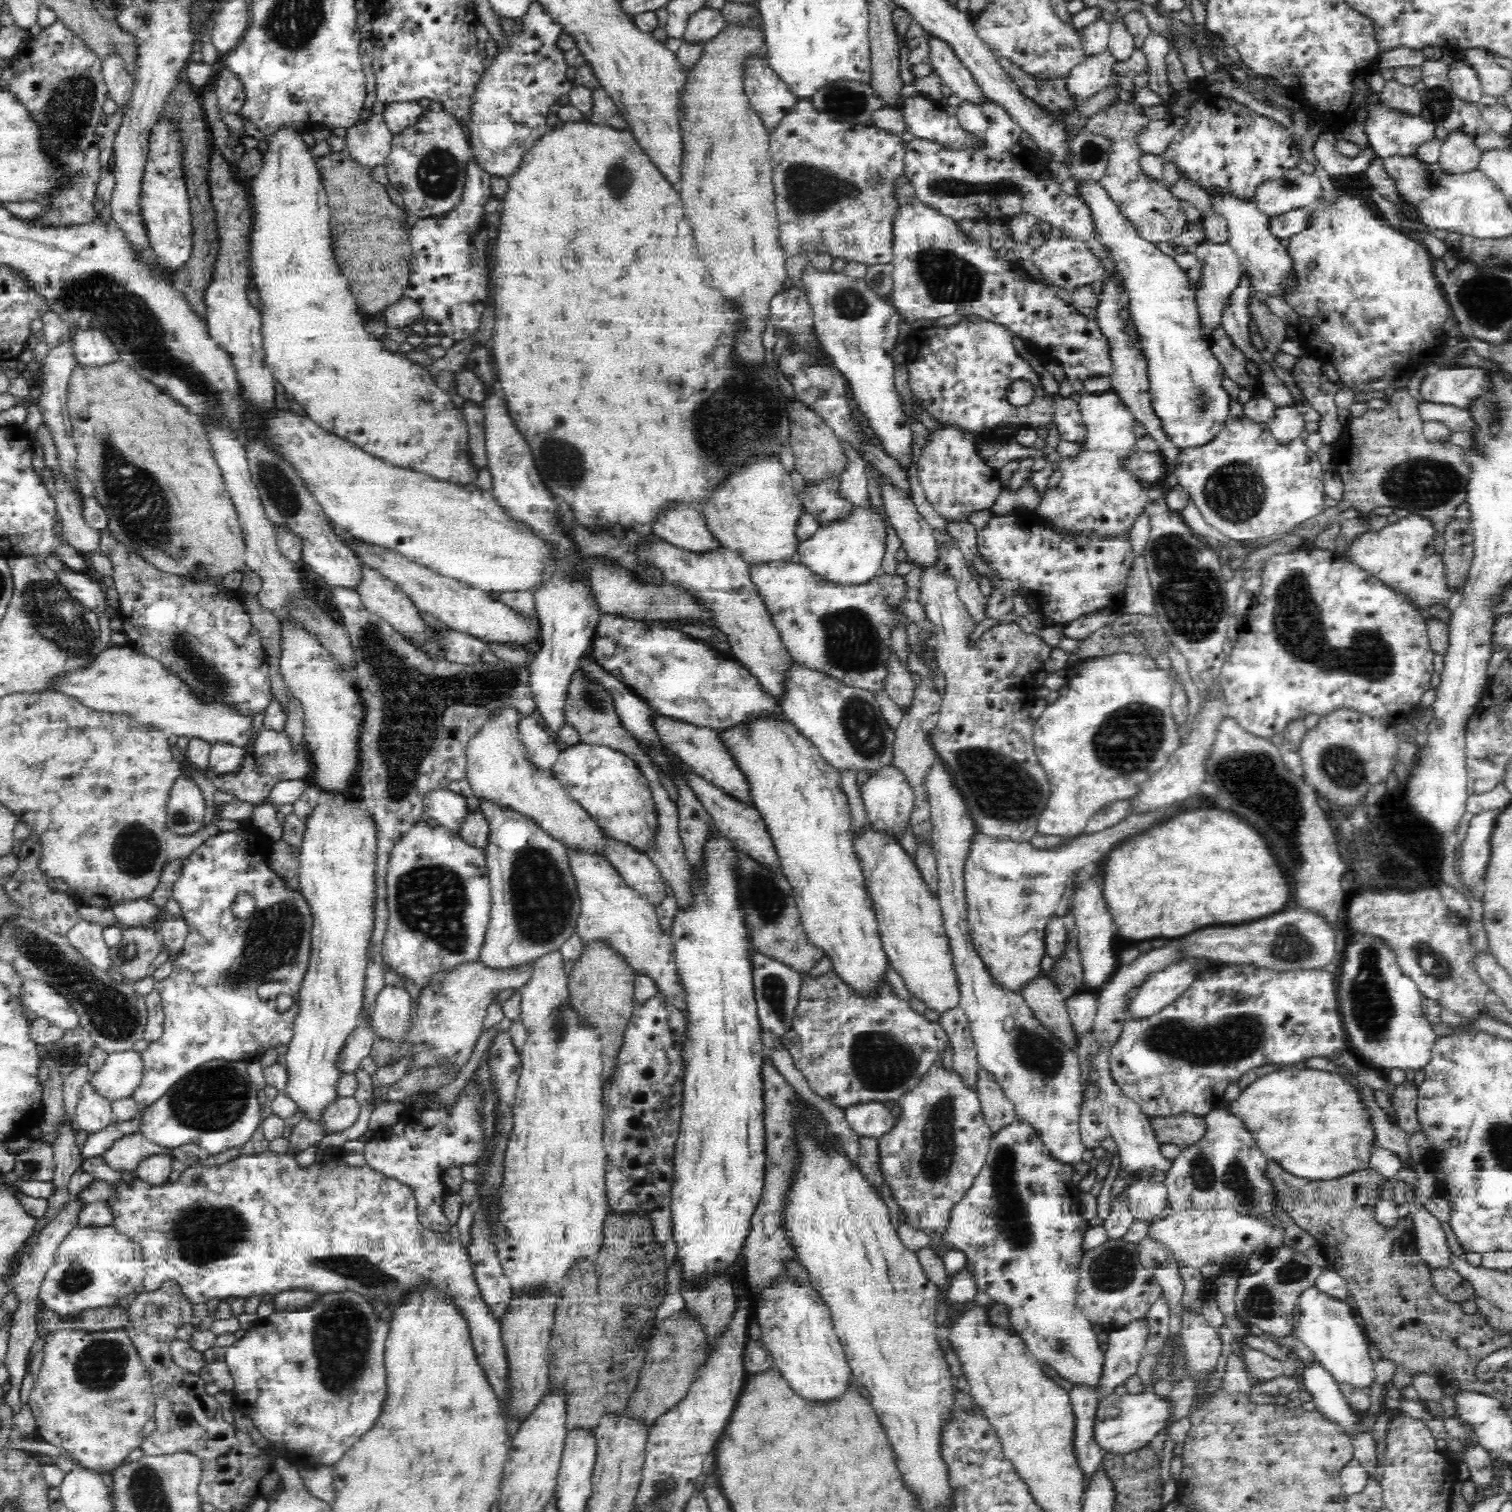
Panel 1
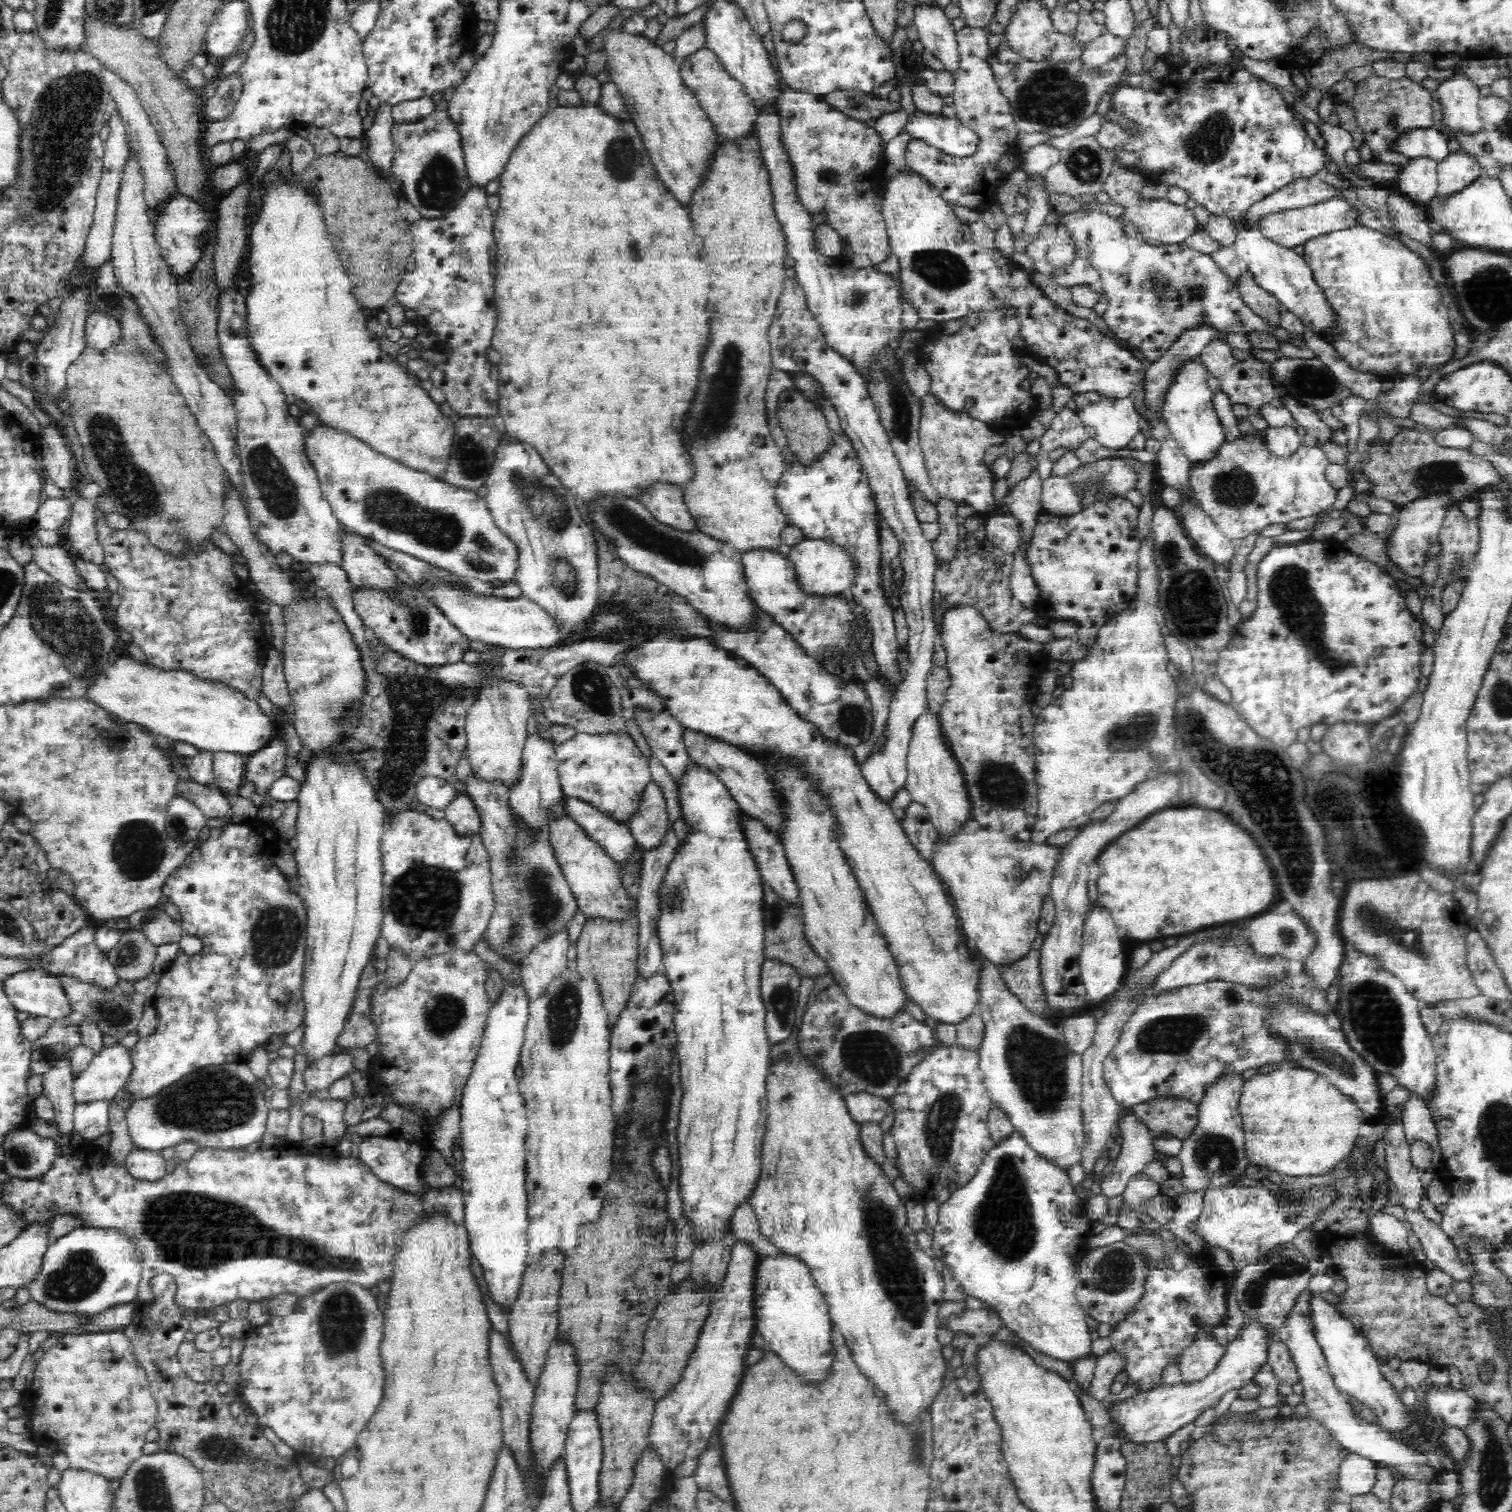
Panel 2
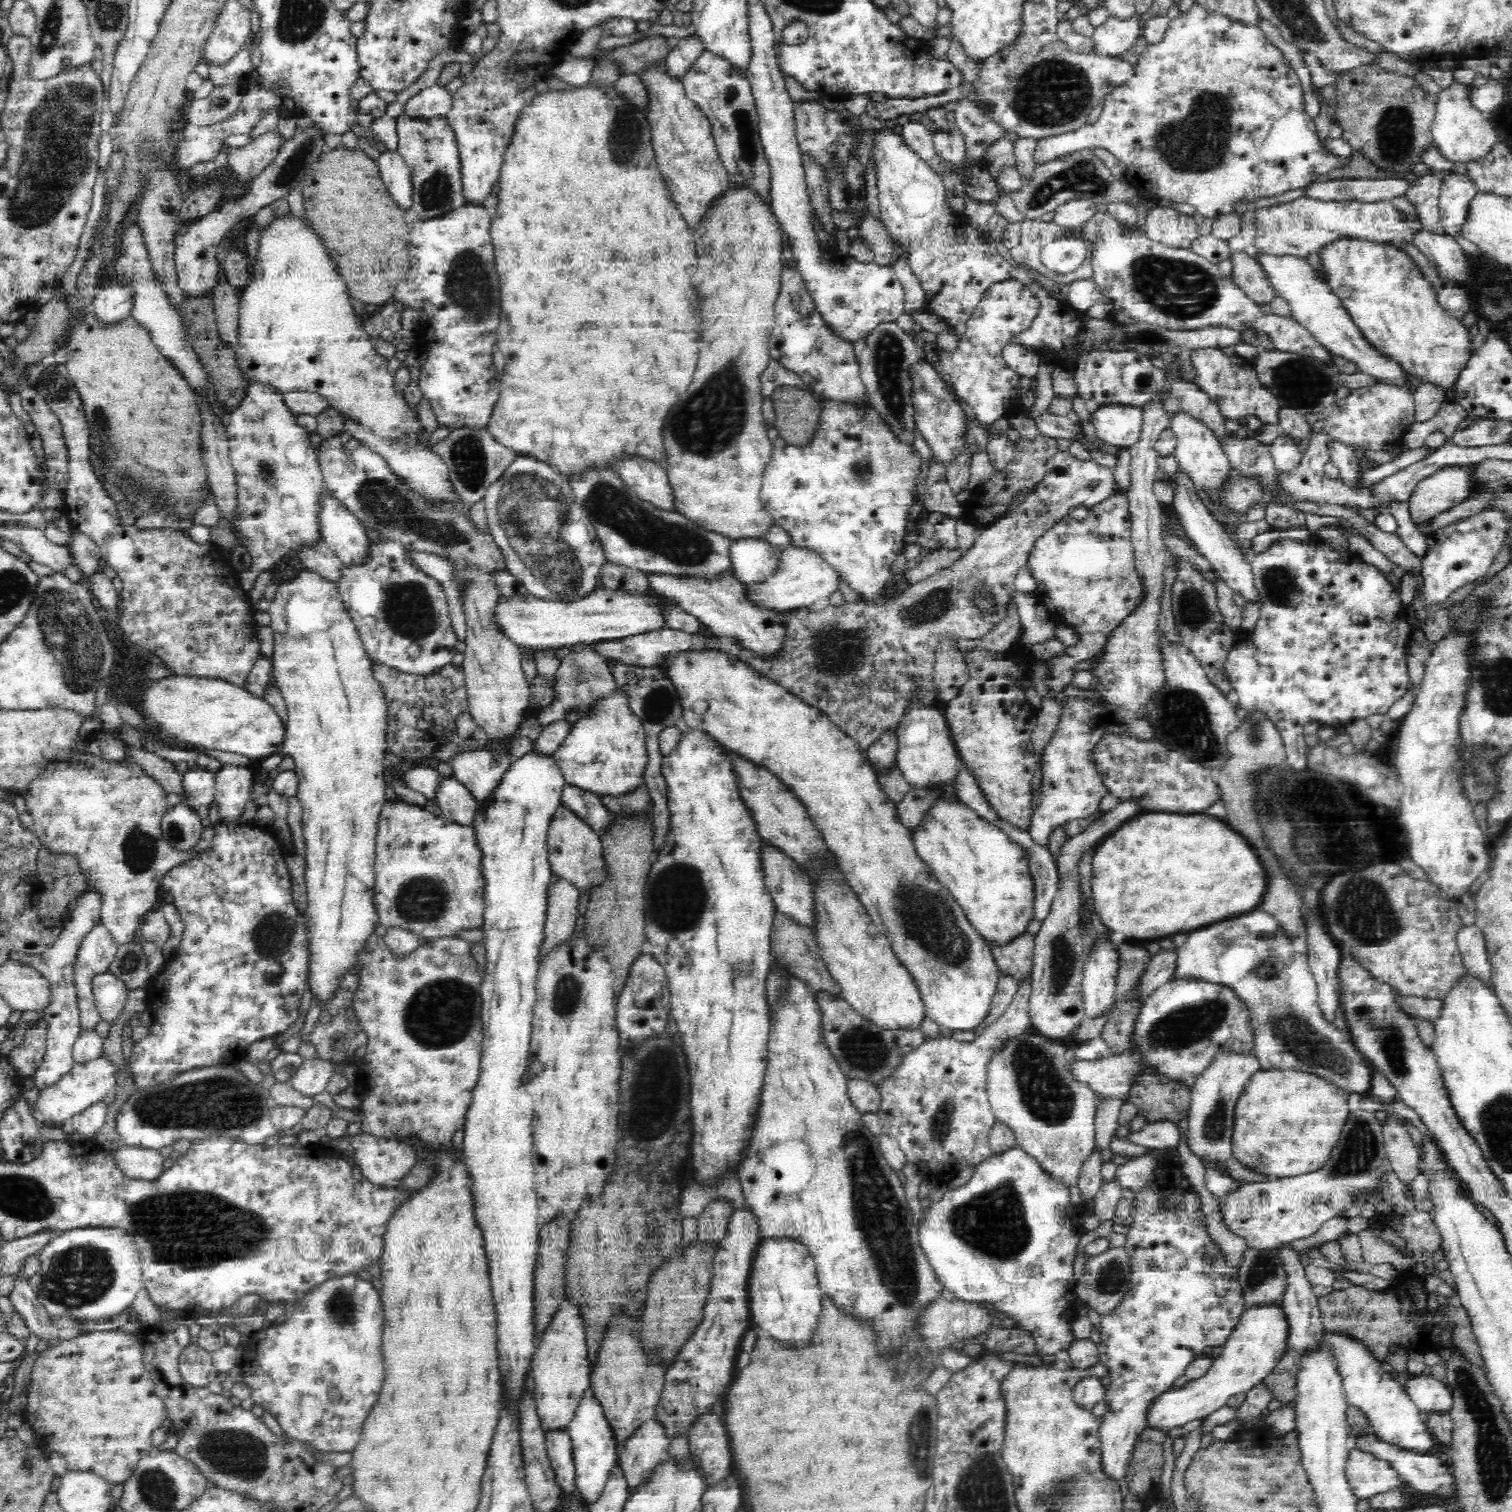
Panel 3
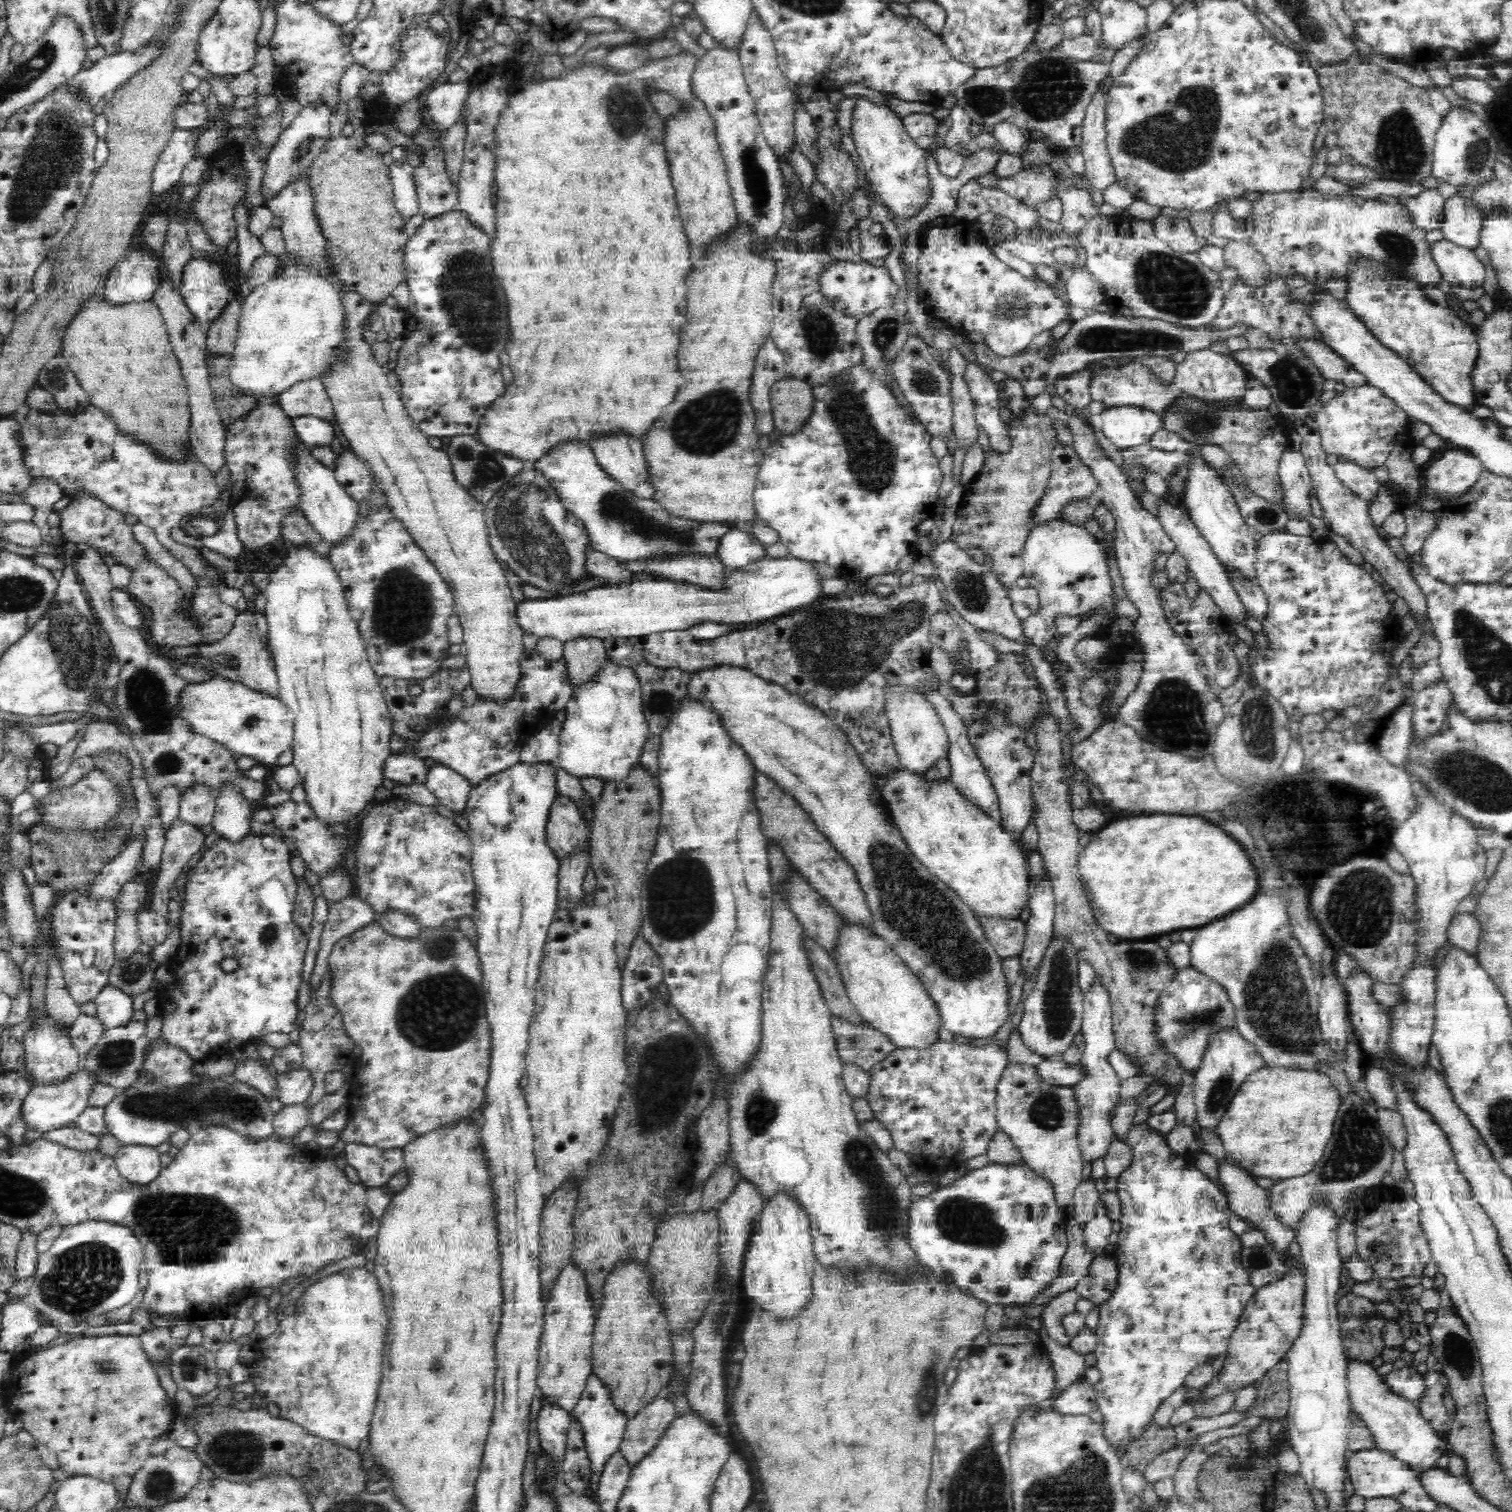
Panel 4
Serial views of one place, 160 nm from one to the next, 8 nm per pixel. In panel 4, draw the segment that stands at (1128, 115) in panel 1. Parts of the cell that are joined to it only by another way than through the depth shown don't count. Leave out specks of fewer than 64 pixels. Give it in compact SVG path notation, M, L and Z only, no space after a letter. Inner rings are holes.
M1161 214L1153 225L1156 237L1166 241L1172 250L1194 254L1207 245L1206 238L1196 236L1191 230L1189 219L1168 218Z

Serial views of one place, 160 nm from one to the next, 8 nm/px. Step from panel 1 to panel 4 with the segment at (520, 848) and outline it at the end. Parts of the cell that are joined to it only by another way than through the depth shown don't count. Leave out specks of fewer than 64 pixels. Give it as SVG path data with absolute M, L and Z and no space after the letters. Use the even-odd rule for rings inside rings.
M522 648L519 669L521 673L515 689L505 701L494 701L488 695L480 695L476 704L464 706L456 714L446 714L444 710L430 718L413 743L393 732L389 738L391 754L408 750L416 758L434 758L436 762L458 771L471 785L477 785L487 776L520 763L523 744L552 720L555 712L565 707L571 698L573 686L564 655L554 662L546 660L536 648Z

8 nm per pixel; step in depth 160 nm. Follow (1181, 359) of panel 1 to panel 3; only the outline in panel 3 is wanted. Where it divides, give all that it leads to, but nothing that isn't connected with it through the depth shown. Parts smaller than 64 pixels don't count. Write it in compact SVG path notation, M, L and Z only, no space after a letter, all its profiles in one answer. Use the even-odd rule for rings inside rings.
M1178 414L1171 421L1171 430L1176 437L1176 448L1173 452L1173 456L1176 457L1178 462L1178 469L1181 470L1194 484L1194 488L1198 491L1204 492L1208 496L1208 500L1212 502L1212 512L1220 514L1220 522L1225 529L1225 534L1232 536L1228 530L1230 528L1238 528L1243 523L1245 517L1242 516L1240 511L1234 511L1232 507L1228 507L1227 502L1223 502L1223 495L1225 494L1225 488L1230 484L1230 478L1232 478L1232 470L1230 461L1226 456L1222 445L1219 443L1218 437L1194 419L1184 414Z

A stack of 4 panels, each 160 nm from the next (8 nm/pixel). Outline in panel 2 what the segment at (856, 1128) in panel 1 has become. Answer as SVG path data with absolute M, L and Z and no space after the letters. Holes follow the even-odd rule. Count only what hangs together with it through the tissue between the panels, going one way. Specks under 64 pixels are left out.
M855 1092L845 1096L850 1115L863 1122L881 1122L888 1110L887 1099L866 1092Z

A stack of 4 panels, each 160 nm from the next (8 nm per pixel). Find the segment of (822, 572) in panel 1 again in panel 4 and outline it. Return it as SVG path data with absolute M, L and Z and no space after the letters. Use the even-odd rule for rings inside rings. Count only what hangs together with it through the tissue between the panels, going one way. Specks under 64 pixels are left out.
M792 555L784 558L762 558L760 560L752 561L750 564L744 565L742 568L730 572L728 576L724 576L723 581L719 587L702 587L700 584L690 584L688 581L674 581L670 579L656 579L647 577L638 577L629 583L623 585L601 585L581 592L572 592L570 594L562 594L561 596L554 596L550 598L540 599L526 599L517 604L518 623L523 626L523 633L530 633L537 638L544 638L546 636L554 637L562 642L576 637L596 636L602 640L606 637L644 637L652 634L657 634L666 631L689 631L695 624L702 624L702 622L715 622L718 624L735 625L739 627L746 627L748 625L755 625L760 621L773 619L786 615L787 613L799 610L804 605L809 605L812 601L818 598L822 593L820 586L820 576L814 569L812 561L798 560Z

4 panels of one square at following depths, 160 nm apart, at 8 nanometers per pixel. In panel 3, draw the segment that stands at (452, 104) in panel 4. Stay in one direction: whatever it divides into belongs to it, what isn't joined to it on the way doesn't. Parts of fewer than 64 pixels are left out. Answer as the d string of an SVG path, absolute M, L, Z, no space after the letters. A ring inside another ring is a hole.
M440 83L420 90L404 106L404 112L416 119L446 117L452 108L452 94Z

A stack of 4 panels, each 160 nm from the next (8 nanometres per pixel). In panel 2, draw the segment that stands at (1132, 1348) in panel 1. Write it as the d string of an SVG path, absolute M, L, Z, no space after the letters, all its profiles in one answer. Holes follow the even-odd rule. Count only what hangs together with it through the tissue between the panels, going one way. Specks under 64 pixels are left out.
M1108 1352L1097 1358L1095 1374L1088 1386L1088 1395L1103 1403L1111 1394L1111 1386L1116 1376L1122 1372L1122 1359L1116 1353Z

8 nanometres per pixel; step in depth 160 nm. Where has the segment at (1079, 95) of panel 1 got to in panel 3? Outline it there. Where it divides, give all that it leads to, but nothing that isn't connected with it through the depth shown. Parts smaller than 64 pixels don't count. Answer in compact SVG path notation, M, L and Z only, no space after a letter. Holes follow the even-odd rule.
M1137 13L1130 18L1108 16L1106 22L1094 29L1092 41L1094 52L1110 56L1127 56L1128 50L1142 35L1141 16Z

